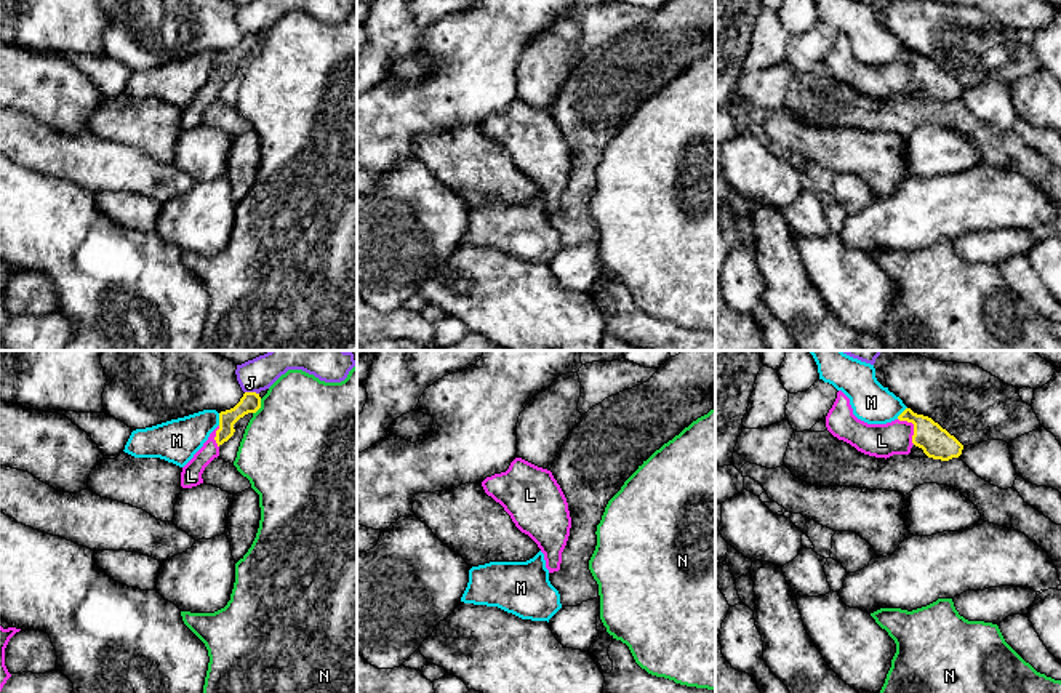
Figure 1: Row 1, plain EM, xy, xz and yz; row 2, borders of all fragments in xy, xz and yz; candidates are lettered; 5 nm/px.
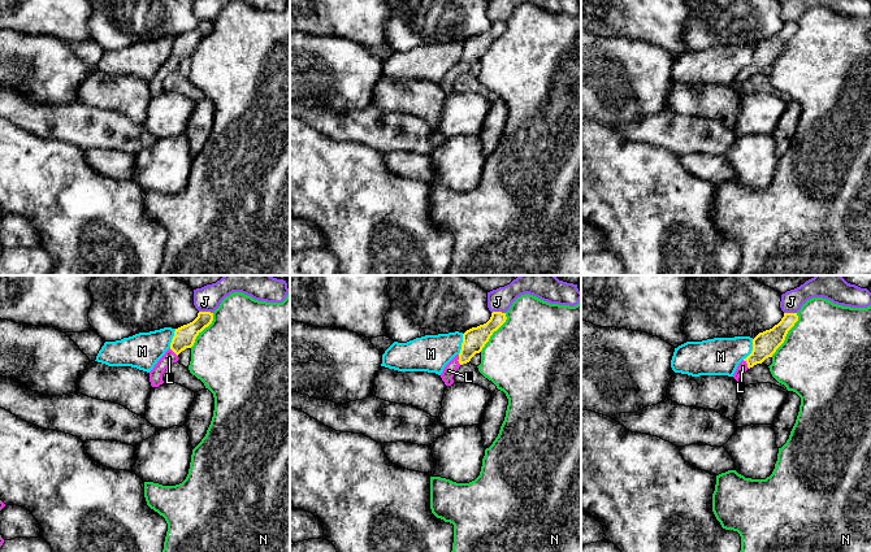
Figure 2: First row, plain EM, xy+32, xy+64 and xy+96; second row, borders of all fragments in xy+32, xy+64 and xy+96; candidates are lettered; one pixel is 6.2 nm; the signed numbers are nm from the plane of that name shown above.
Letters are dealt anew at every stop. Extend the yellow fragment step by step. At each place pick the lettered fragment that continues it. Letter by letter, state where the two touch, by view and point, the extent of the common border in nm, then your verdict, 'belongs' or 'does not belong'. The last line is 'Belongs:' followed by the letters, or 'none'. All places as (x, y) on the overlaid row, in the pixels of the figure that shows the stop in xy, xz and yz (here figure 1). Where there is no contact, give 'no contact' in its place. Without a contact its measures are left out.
J: xy (252, 392) | 70 nm | does not belong
L: yz (914, 428) | 160 nm | belongs
M: xy (220, 420) | 60 nm | does not belong
N: xy (260, 407) | 90 nm | does not belong
Belongs: L

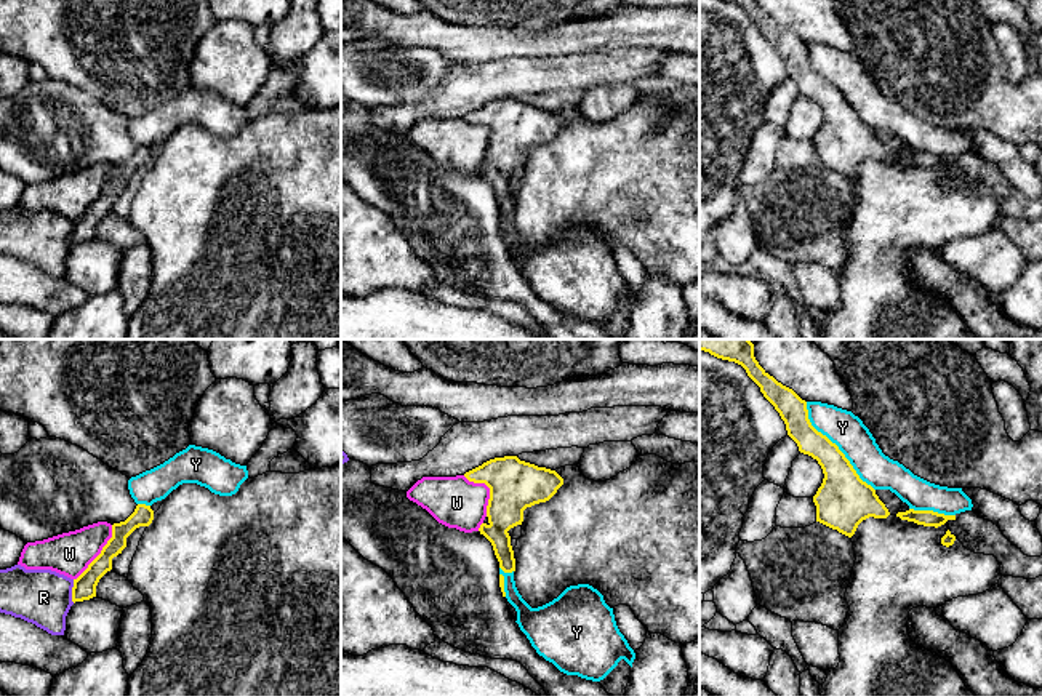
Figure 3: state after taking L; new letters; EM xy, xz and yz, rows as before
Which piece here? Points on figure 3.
R: xy (72, 591) | 120 nm | does not belong
W: xy (101, 552) | 340 nm | does not belong
Y: yz (836, 445) | 550 nm | does not belong
Belongs: none

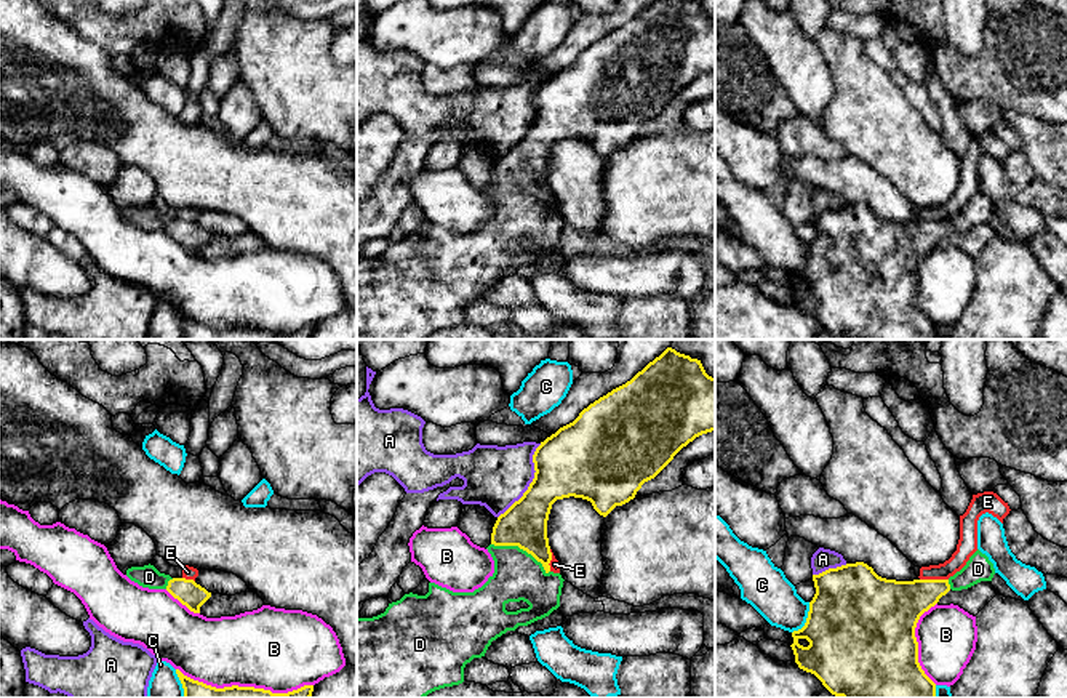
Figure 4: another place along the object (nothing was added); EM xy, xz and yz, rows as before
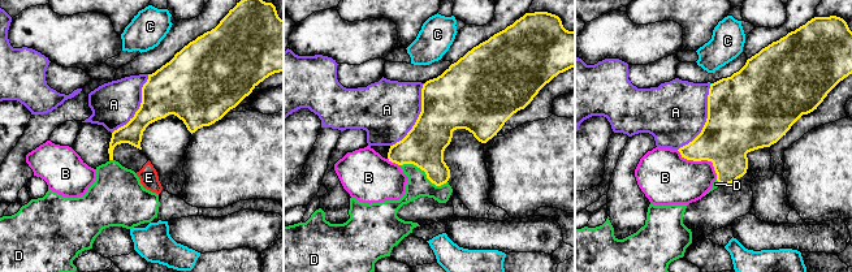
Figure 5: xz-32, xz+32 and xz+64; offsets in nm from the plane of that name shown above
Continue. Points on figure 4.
A: xz (531, 482) | 440 nm | does not belong
B: yz (917, 642) | 420 nm | does not belong
C: yz (807, 620) | 180 nm | does not belong
D: xz (522, 548) | 320 nm | belongs
E: yz (935, 580) | 140 nm | does not belong
Belongs: D

